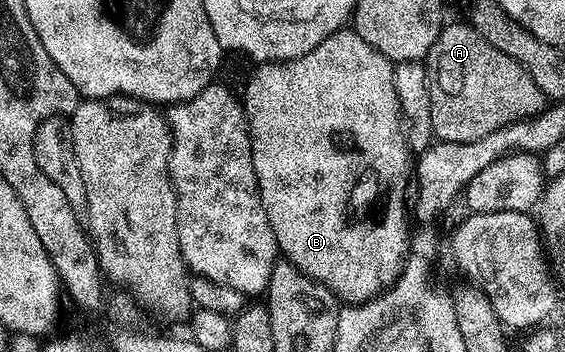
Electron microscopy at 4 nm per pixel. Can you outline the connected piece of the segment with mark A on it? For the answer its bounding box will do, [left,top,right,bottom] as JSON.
[424,23,548,143]

